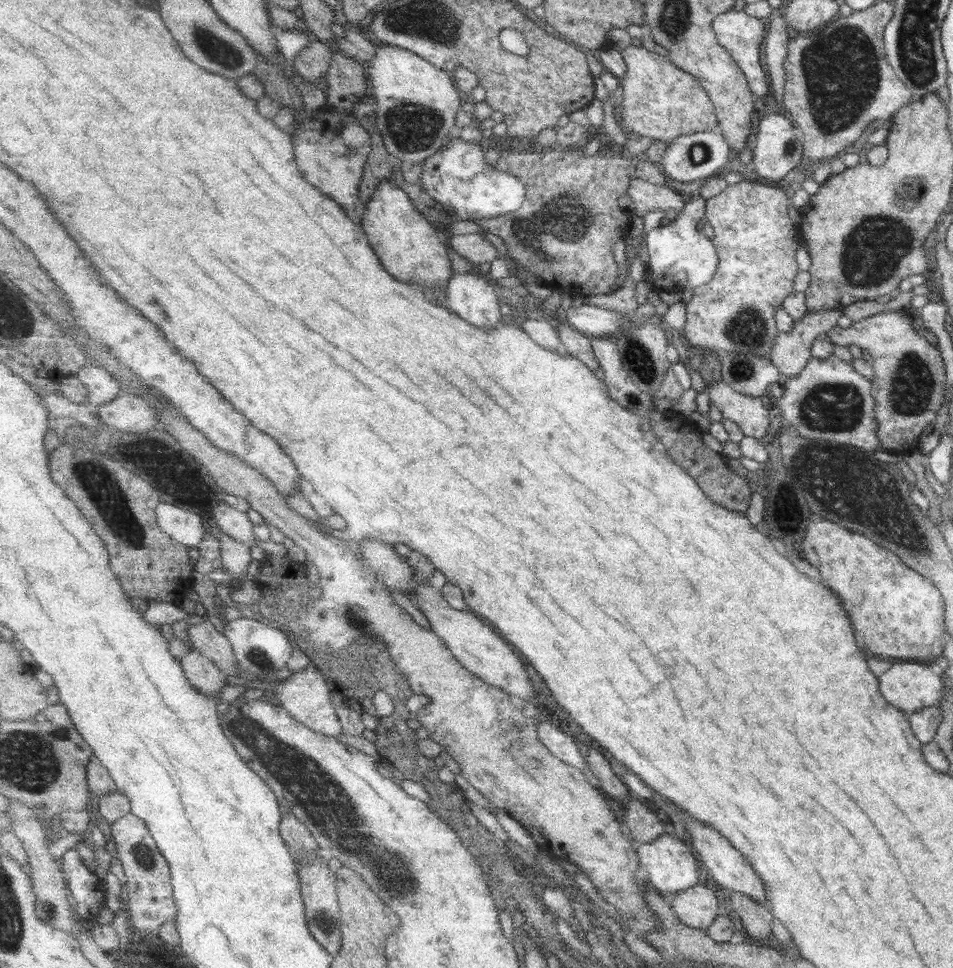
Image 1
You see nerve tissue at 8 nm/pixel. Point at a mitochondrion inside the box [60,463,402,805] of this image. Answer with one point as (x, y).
(108, 496)

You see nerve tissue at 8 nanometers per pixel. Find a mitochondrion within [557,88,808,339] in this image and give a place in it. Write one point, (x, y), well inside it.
(699, 151)

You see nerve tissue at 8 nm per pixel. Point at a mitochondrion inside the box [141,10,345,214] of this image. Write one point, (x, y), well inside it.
(215, 48)

